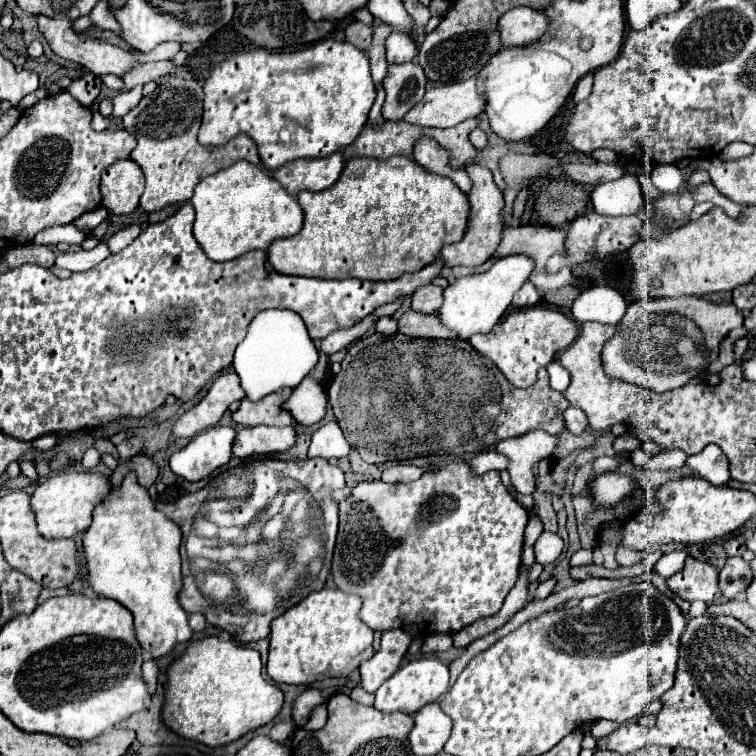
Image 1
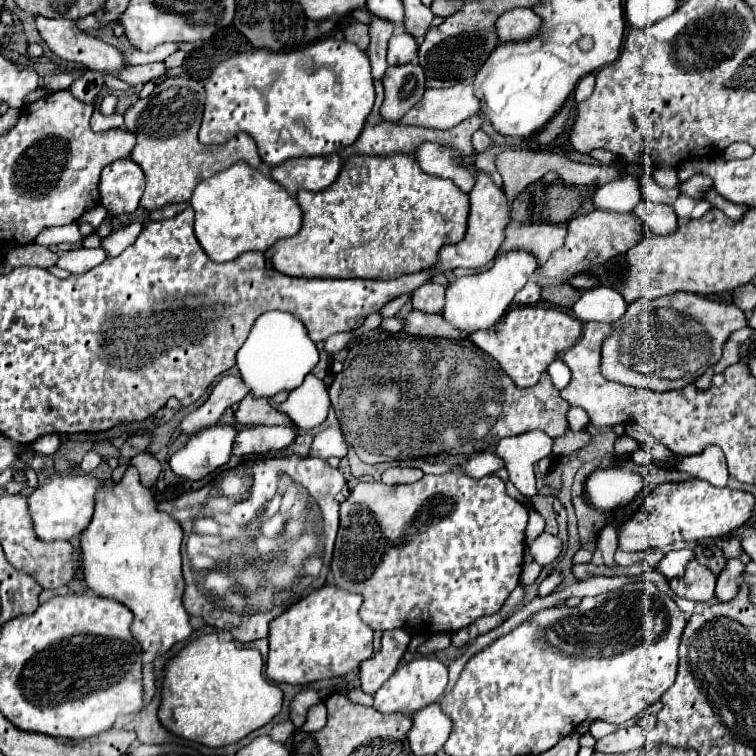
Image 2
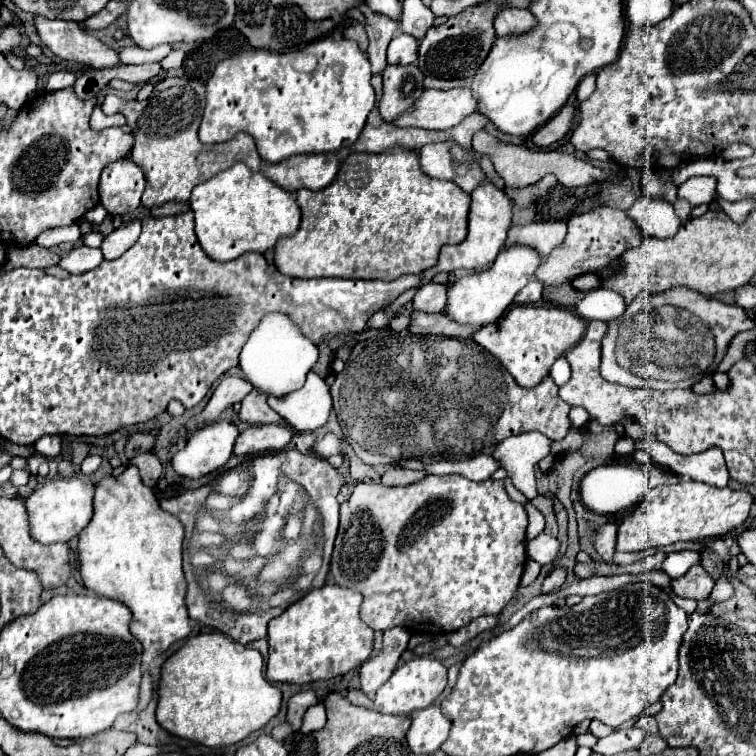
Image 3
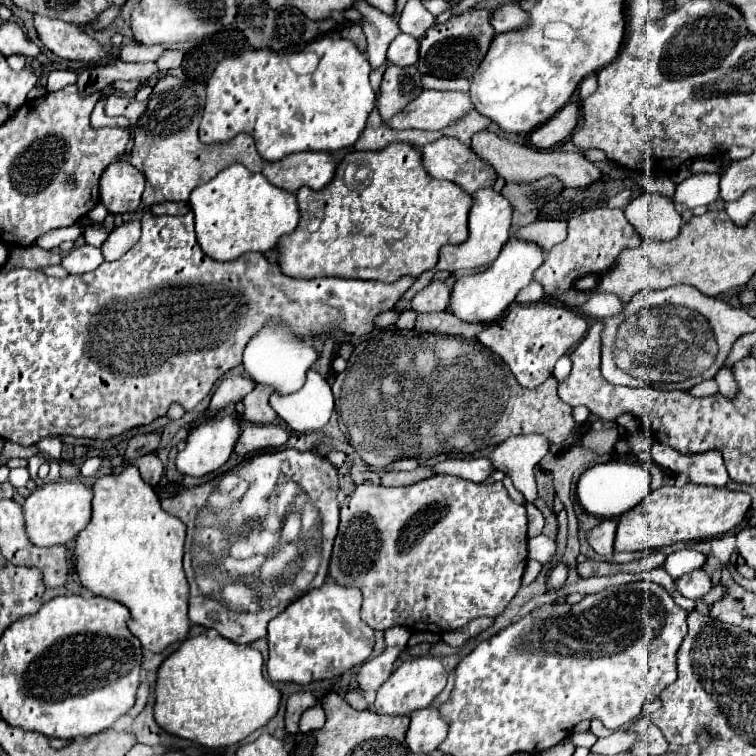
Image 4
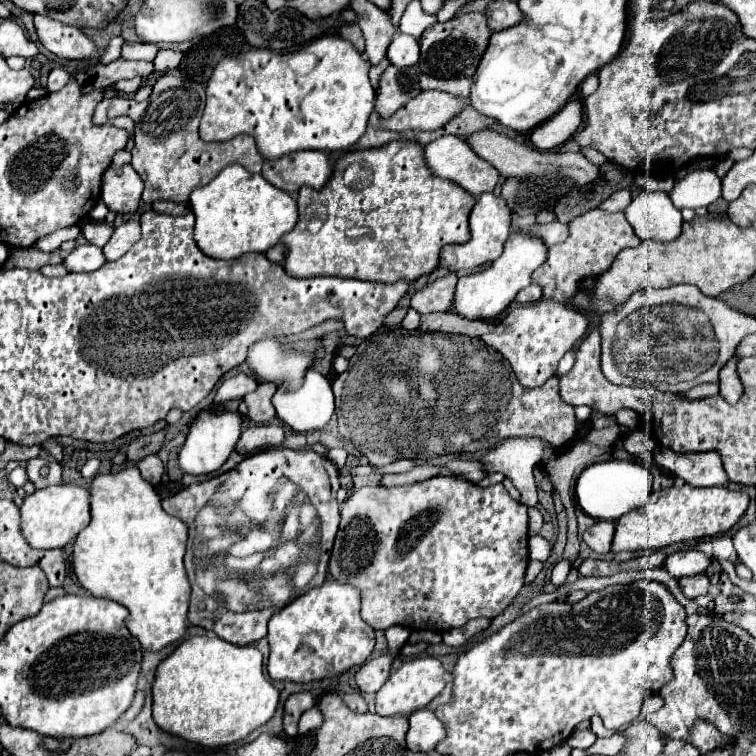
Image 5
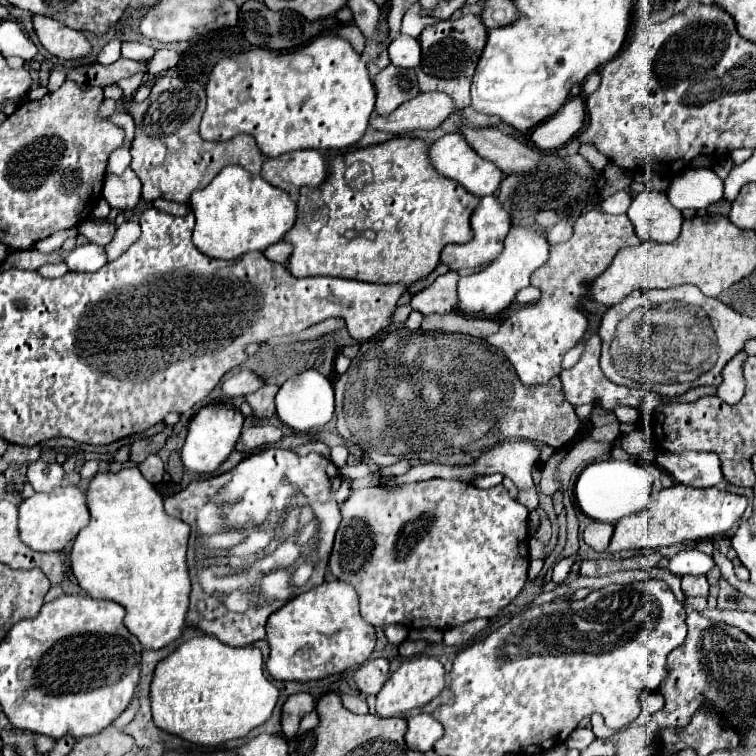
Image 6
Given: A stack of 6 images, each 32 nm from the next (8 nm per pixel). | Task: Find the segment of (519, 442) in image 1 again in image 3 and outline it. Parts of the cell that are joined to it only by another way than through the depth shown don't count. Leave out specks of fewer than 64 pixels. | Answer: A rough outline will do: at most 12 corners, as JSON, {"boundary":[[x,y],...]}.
{"boundary":[[540,432],[502,440],[492,452],[500,468],[520,484],[550,454]]}

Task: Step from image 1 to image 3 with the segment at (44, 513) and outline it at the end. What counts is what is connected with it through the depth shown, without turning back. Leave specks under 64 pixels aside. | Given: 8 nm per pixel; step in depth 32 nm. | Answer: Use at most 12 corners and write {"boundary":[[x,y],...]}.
{"boundary":[[46,480],[26,498],[32,540],[68,542],[92,518],[94,484]]}

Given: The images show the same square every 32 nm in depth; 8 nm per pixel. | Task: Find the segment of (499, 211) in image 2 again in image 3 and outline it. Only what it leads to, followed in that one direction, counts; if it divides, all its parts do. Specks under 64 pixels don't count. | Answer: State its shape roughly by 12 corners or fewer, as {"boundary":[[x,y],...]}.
{"boundary":[[488,180],[472,196],[466,240],[424,272],[486,268],[504,246],[512,202]]}

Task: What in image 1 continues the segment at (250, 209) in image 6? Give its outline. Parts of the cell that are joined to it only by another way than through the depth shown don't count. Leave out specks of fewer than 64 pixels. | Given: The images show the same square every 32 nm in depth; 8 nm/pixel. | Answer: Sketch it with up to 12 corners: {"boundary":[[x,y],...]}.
{"boundary":[[246,160],[200,180],[194,238],[214,262],[298,234],[298,200]]}

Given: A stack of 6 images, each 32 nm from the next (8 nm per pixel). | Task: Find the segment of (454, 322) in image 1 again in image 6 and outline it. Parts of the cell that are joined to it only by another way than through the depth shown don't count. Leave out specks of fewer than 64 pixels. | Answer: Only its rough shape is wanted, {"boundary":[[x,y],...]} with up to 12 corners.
{"boundary":[[538,224],[512,226],[502,254],[458,282],[458,310],[492,316],[550,258]]}

